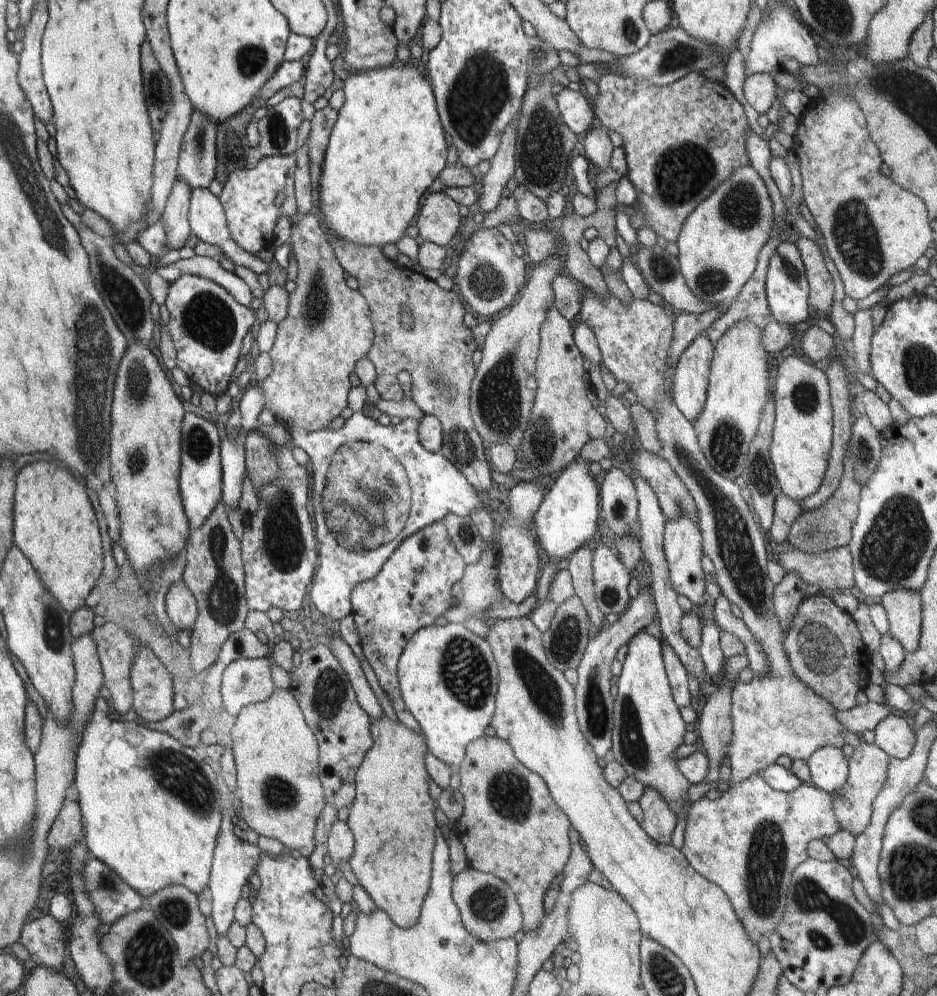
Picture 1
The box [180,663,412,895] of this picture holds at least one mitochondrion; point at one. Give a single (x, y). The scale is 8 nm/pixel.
(329, 693)

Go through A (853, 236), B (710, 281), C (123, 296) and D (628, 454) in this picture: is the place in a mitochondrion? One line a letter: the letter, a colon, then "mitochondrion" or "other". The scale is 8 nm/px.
A: mitochondrion
B: mitochondrion
C: mitochondrion
D: other

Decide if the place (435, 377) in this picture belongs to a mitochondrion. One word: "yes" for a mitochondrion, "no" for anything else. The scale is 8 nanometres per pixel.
yes

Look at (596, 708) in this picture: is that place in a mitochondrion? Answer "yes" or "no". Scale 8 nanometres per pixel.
yes

